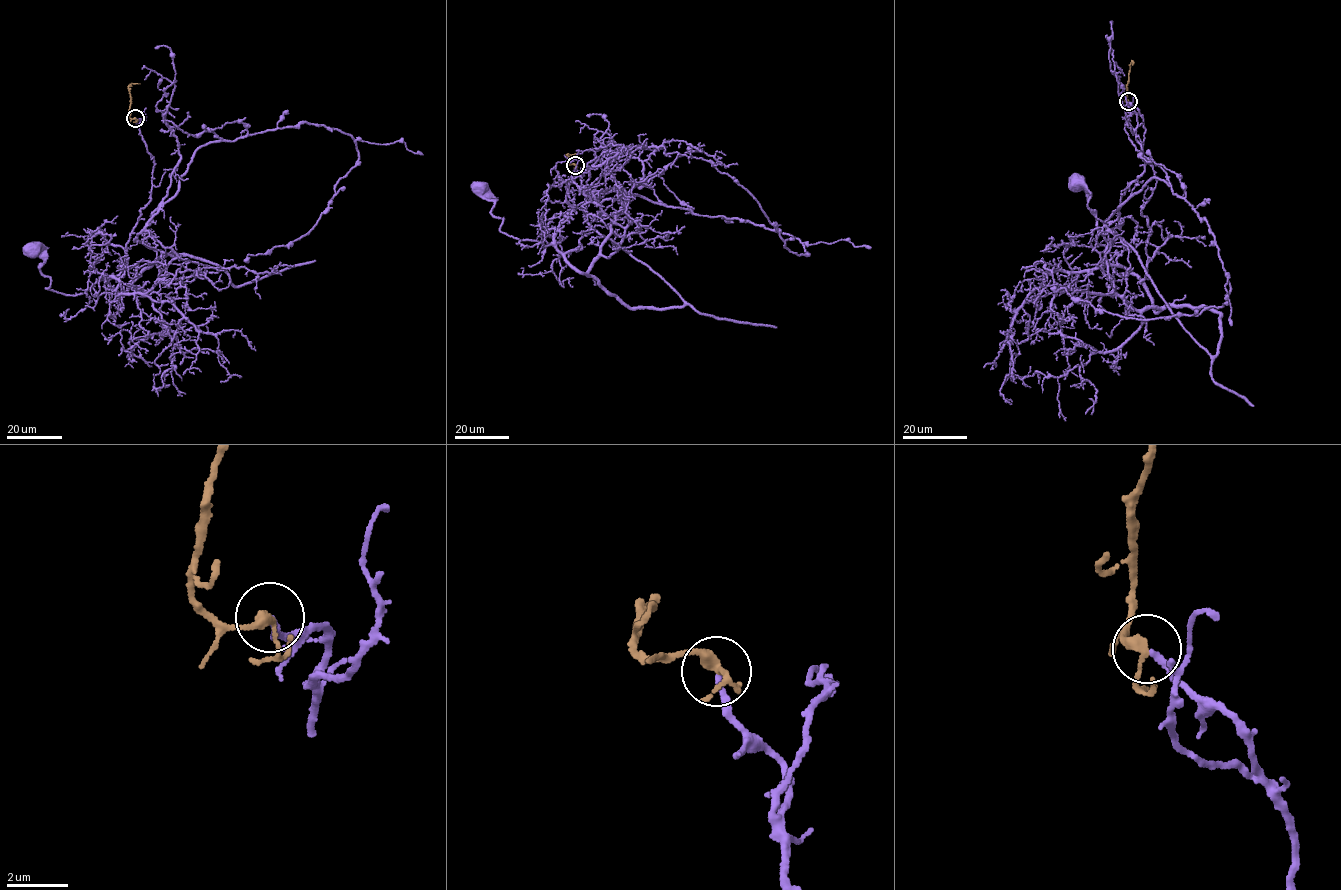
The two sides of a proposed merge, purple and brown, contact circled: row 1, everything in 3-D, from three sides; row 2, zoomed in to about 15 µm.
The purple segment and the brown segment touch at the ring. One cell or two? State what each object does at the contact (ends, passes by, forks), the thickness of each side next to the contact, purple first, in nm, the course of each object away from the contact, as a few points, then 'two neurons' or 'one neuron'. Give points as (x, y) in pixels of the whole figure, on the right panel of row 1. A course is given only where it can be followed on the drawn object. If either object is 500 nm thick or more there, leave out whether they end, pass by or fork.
purple ends | brown passes by | 200/260 nm | purple via (1129, 101), (1143, 119), (1156, 182), (1141, 210), (1151, 232), (1146, 277), (1115, 270), (1075, 183) | brown via (1128, 101), (1128, 74), (1132, 65) | one neuron

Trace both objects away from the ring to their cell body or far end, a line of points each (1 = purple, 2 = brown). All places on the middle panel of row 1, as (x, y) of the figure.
1: (575, 166), (600, 213), (577, 251), (503, 233), (481, 186)
2: (575, 165), (568, 164), (566, 154), (577, 153)

